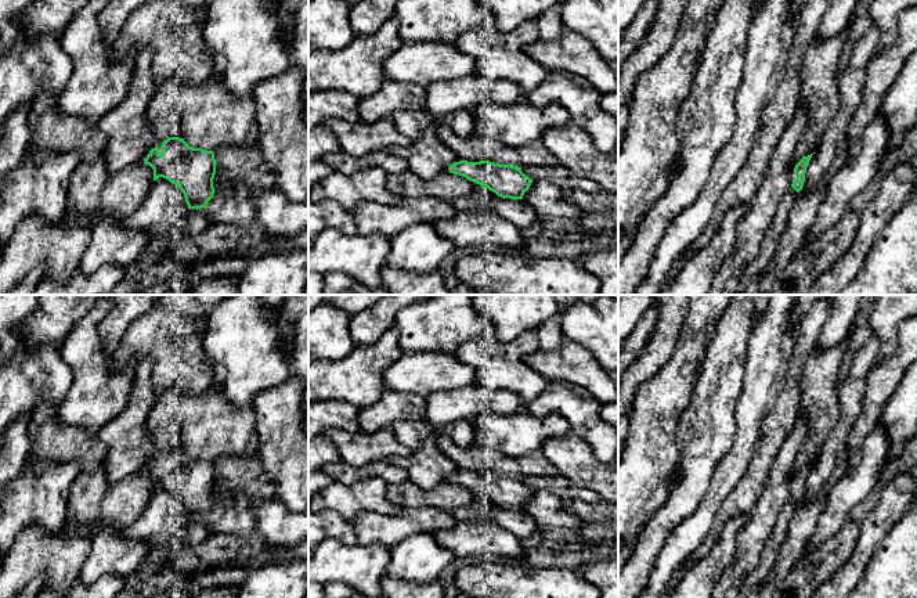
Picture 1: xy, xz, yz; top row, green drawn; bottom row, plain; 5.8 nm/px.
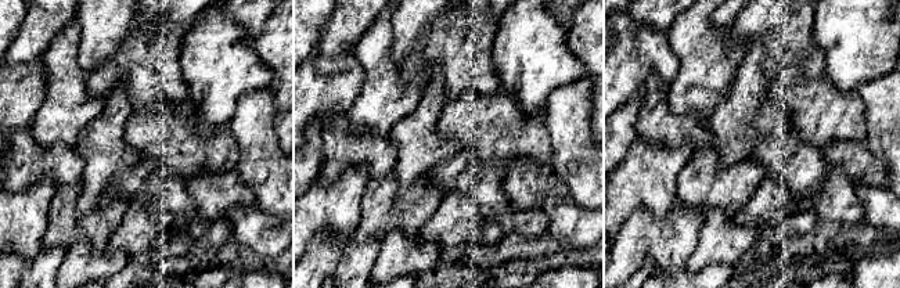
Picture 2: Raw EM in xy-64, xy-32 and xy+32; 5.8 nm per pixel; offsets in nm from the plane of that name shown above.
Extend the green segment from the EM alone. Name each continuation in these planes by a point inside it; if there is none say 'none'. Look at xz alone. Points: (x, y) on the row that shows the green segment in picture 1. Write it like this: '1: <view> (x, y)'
none

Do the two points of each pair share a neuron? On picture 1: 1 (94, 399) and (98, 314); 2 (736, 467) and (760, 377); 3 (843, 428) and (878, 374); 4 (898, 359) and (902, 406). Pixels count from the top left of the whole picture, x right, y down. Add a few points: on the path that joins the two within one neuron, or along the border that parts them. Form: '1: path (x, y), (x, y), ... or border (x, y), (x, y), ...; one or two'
1: path (94, 378), (90, 370), (90, 335); one
2: path (744, 445), (751, 409), (758, 399); one
3: border (874, 366), (866, 379), (862, 411), (852, 427); two
4: border (902, 379), (883, 410); two

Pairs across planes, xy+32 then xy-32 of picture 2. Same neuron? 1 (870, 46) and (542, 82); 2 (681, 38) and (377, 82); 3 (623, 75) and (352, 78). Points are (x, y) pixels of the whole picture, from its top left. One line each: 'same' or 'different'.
1: same
2: same
3: same

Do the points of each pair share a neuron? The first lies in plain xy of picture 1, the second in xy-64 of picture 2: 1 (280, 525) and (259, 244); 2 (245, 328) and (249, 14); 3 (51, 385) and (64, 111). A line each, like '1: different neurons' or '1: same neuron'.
1: same neuron
2: different neurons
3: different neurons

